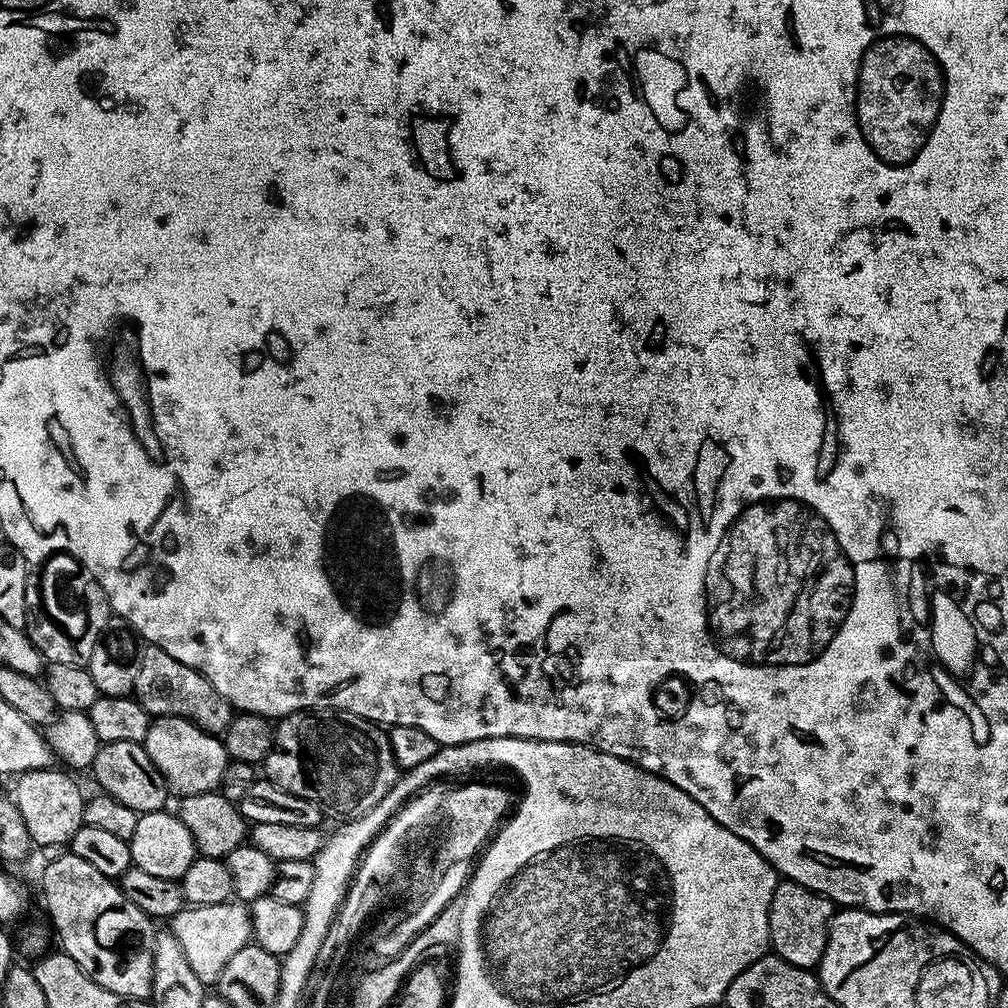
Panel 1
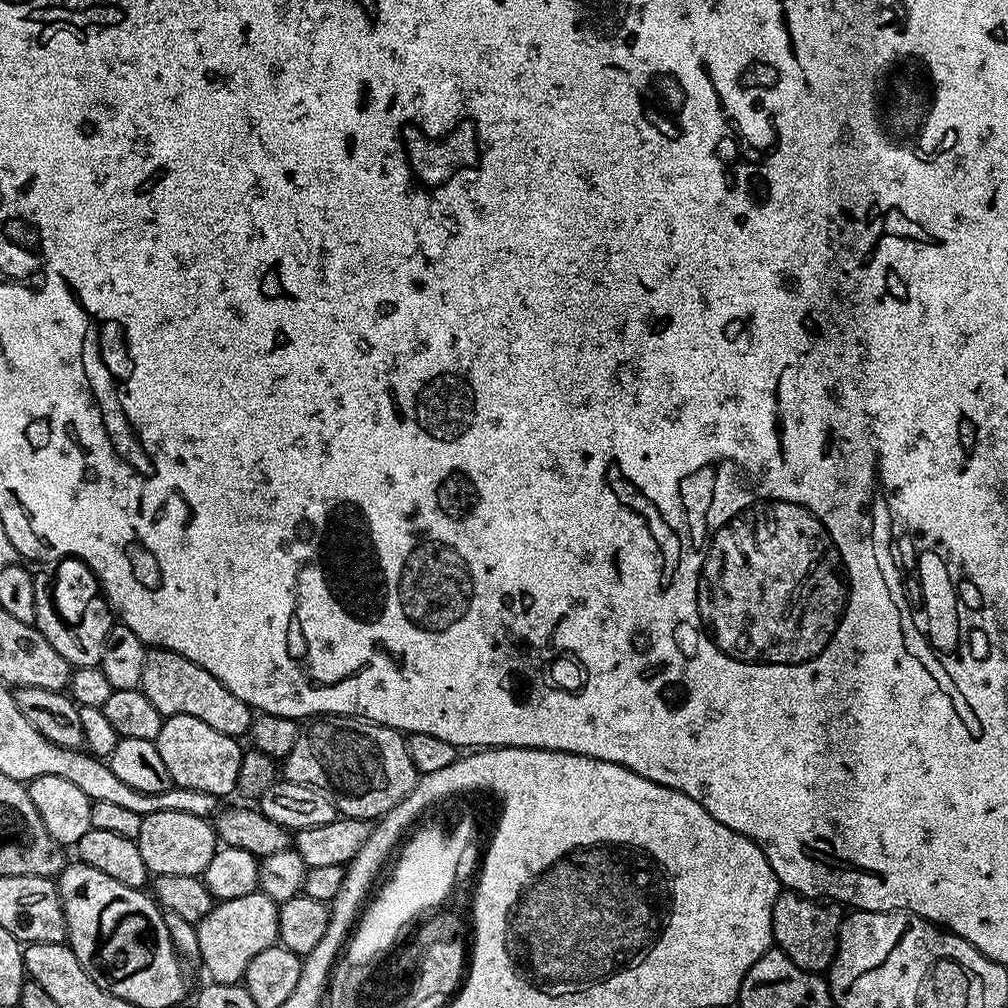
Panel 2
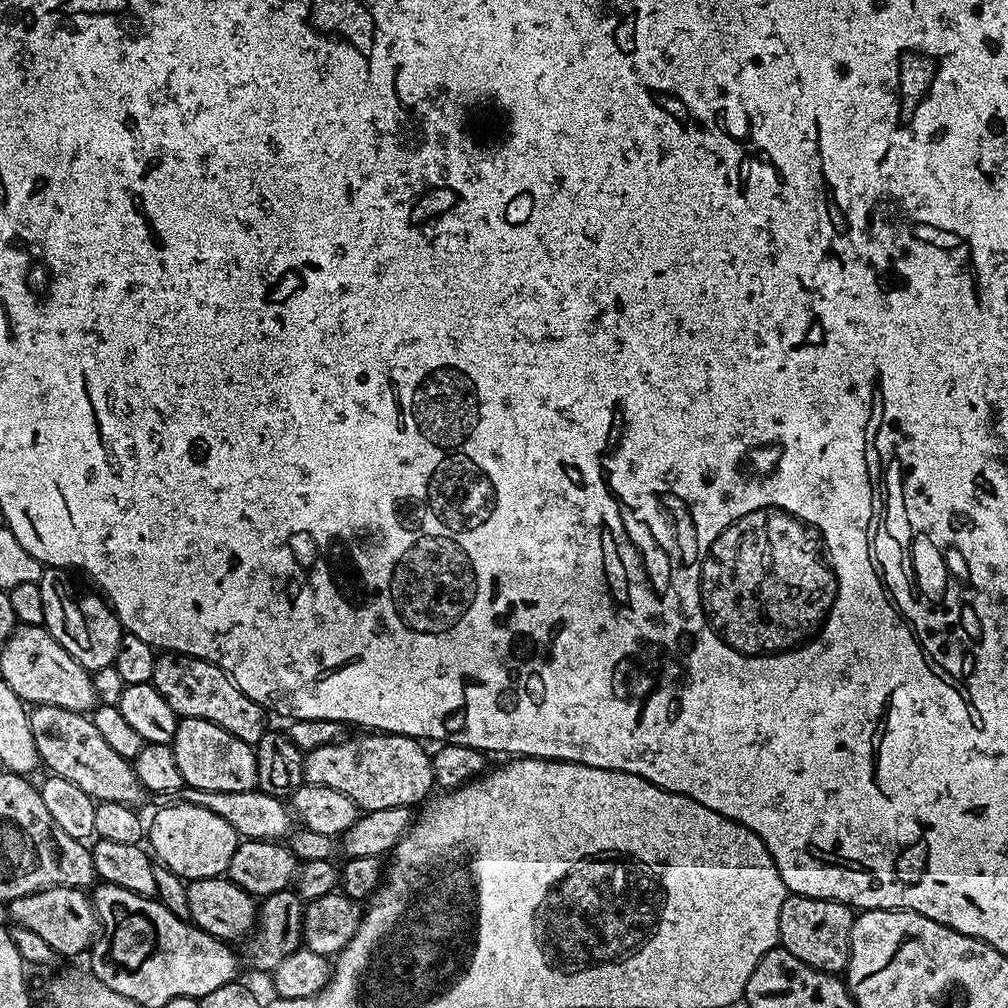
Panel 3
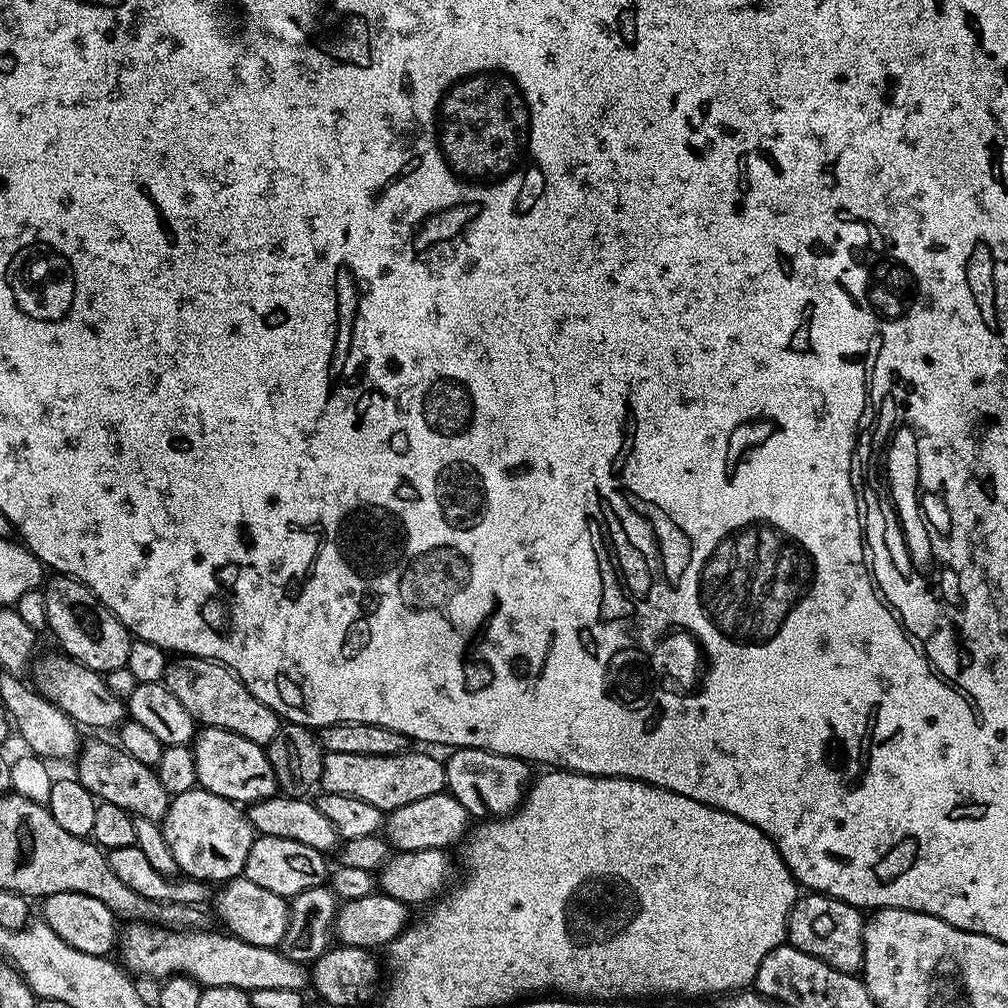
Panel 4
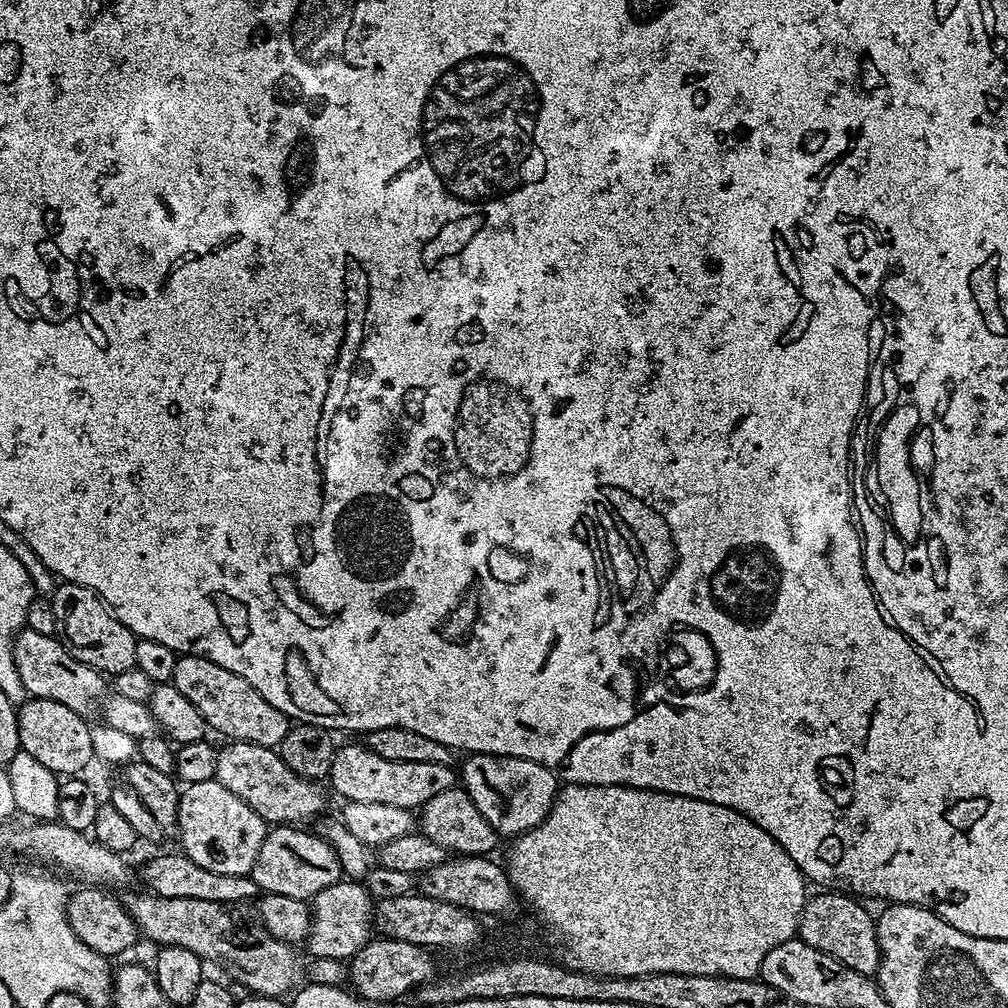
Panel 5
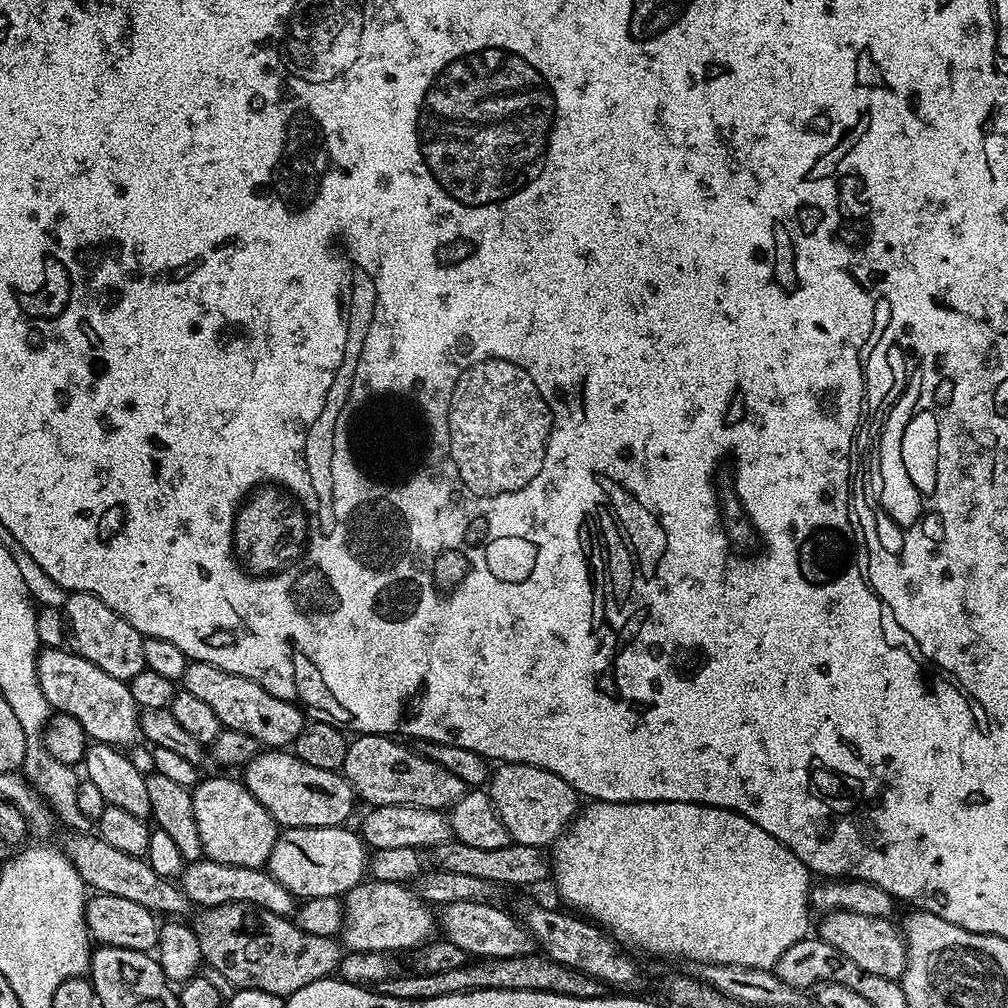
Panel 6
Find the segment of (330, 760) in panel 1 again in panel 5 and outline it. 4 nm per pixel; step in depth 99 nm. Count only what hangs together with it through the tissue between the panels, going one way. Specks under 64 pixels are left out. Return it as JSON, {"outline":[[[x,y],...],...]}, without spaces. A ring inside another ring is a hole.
{"outline":[[[363,743],[348,744],[337,747],[330,773],[332,788],[345,801],[386,802],[389,806],[402,806],[419,810],[423,808],[434,794],[453,787],[454,772],[452,768],[438,766],[434,762],[386,762],[378,758]],[[453,776],[453,780],[452,780]]]}

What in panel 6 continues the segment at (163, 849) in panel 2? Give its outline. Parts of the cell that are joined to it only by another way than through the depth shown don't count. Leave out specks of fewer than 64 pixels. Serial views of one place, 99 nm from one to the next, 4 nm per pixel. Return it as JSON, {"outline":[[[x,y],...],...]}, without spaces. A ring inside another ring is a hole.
{"outline":[[[231,775],[212,776],[209,780],[201,779],[191,789],[194,806],[194,822],[198,822],[198,838],[202,842],[202,850],[207,859],[222,862],[230,866],[246,866],[247,868],[264,868],[270,858],[270,850],[274,850],[274,842],[278,835],[276,819],[250,794],[250,790],[239,779],[231,780]]]}

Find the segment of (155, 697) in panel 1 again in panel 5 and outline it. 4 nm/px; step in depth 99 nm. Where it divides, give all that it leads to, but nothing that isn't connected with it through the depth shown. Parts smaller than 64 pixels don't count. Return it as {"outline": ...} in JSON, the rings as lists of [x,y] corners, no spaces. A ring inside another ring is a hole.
{"outline":[[[181,655],[177,657],[174,683],[179,693],[185,695],[190,702],[193,702],[195,709],[202,714],[205,725],[211,731],[213,728],[214,731],[228,736],[224,738],[229,741],[241,740],[247,744],[257,744],[263,748],[279,749],[282,738],[286,738],[290,727],[288,716],[282,714],[282,710],[278,710],[278,706],[270,706],[270,702],[266,702],[266,698],[262,698],[262,694],[258,694],[258,690],[254,690],[254,686],[250,686],[250,682],[246,682],[246,678],[242,678],[238,674],[210,662],[204,656]]]}

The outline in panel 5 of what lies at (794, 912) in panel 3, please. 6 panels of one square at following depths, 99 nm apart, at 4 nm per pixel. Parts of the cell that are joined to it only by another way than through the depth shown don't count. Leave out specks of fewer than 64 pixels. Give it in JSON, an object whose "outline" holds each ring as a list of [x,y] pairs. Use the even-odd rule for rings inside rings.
{"outline":[[[824,890],[807,901],[800,915],[798,939],[822,954],[830,954],[838,962],[858,970],[858,974],[875,977],[880,971],[880,947],[876,937],[876,921],[873,913],[863,908],[859,899],[839,890]]]}

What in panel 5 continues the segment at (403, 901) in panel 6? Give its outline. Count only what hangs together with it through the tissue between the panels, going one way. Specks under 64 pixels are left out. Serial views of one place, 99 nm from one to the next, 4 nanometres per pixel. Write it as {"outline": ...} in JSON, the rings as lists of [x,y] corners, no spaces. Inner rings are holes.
{"outline":[[[341,878],[337,884],[326,886],[310,901],[312,930],[306,941],[307,955],[312,958],[334,958],[351,961],[352,956],[362,950],[374,936],[374,899],[363,883]]]}

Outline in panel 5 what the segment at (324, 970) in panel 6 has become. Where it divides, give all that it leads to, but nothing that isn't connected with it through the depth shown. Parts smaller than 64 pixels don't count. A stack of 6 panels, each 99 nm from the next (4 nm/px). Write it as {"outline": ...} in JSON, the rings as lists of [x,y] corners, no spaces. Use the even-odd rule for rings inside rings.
{"outline":[[[144,890],[144,893],[127,892],[122,896],[124,909],[128,911],[130,918],[134,918],[137,933],[143,939],[145,936],[146,939],[153,940],[153,945],[182,946],[186,950],[194,950],[201,961],[229,968],[236,975],[237,982],[248,988],[244,990],[258,996],[284,998],[305,983],[306,960],[301,949],[274,938],[274,934],[270,934],[270,930],[266,930],[266,926],[258,918],[251,903],[166,898],[157,896],[151,890]]]}

